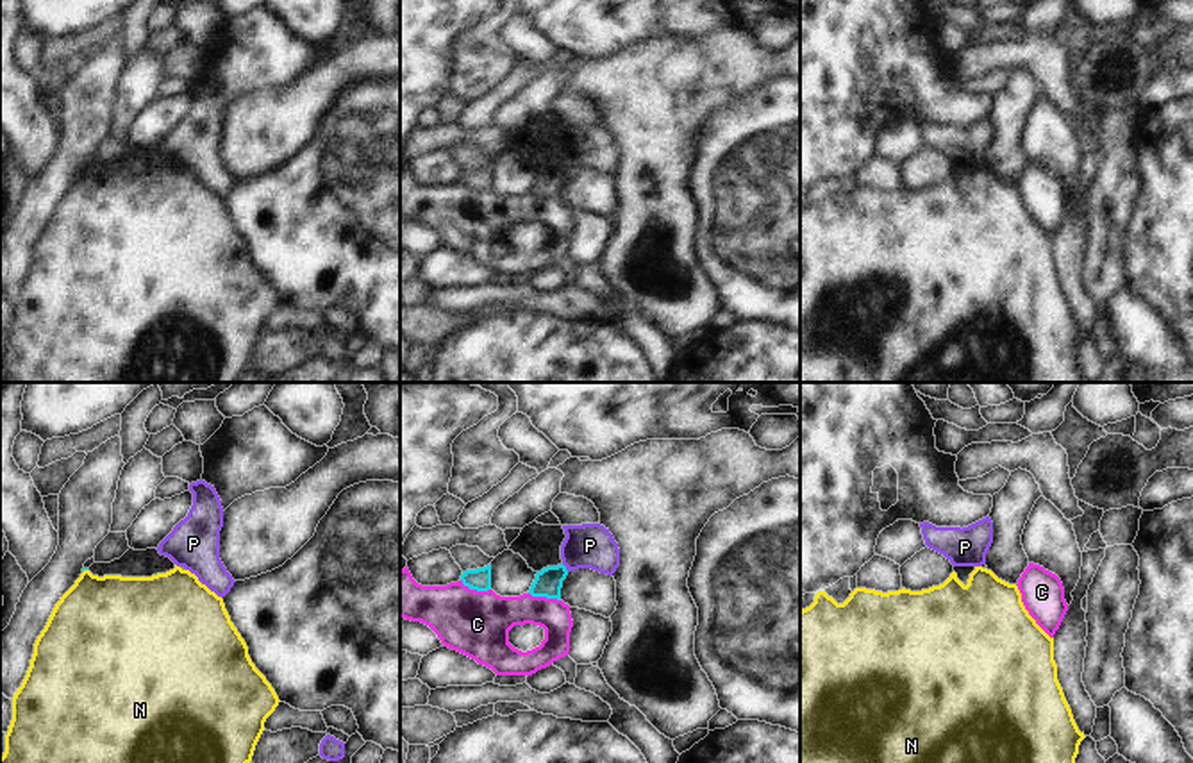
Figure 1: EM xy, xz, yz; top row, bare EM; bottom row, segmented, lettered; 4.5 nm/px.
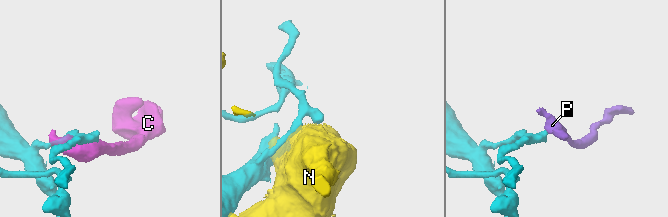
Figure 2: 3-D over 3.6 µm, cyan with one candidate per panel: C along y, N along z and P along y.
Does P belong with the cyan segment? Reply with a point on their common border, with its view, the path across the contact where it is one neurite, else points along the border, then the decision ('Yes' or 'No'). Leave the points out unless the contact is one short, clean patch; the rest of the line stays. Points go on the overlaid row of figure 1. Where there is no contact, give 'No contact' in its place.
Touches cyan at xz (565, 567). Boundary: xz (563, 563), (568, 570). No

